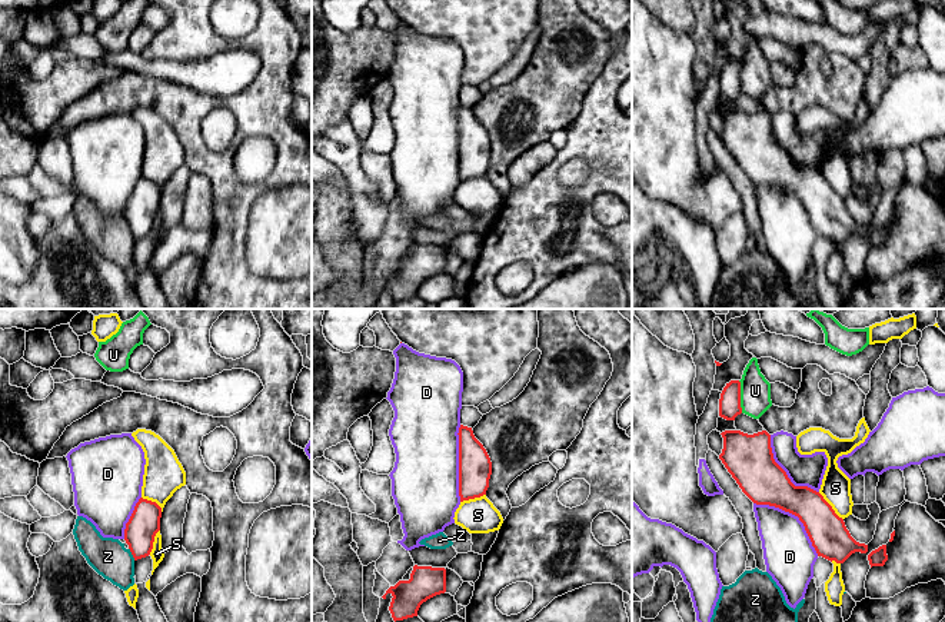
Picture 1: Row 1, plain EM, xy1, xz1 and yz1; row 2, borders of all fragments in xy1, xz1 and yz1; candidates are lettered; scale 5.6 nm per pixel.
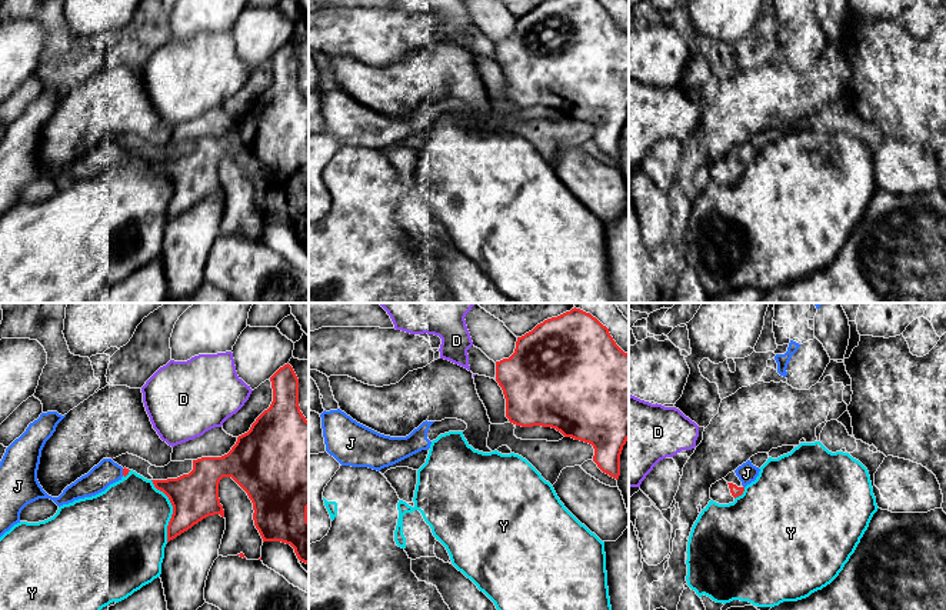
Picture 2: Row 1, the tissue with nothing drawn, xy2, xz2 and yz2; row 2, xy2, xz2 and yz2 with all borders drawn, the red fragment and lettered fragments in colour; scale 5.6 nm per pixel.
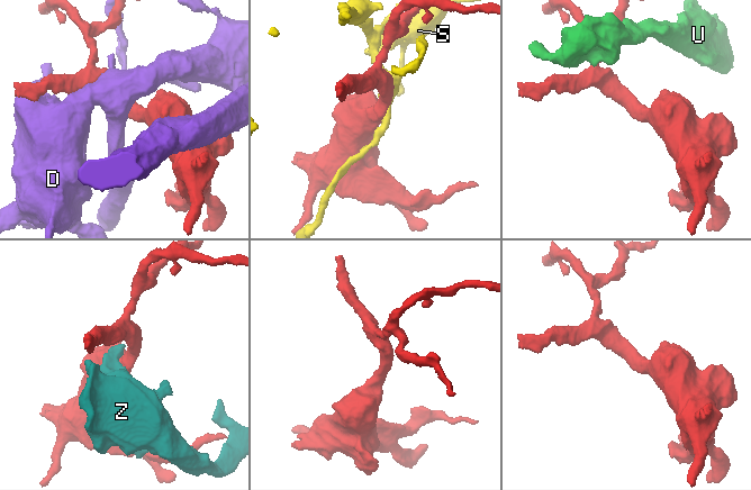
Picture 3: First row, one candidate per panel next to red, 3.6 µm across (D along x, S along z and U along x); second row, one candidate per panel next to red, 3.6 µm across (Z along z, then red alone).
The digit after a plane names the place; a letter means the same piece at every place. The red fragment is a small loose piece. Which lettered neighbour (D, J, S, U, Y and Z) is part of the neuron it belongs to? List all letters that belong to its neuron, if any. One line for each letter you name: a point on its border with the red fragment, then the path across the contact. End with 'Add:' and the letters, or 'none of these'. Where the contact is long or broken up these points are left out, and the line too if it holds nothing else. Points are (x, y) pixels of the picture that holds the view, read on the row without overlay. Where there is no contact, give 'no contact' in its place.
J: meets red in xy2 at (123, 152)
Add: J

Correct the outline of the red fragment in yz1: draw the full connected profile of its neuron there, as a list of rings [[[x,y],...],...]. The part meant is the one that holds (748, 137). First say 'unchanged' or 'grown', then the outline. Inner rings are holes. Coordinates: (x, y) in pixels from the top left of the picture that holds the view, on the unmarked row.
unchanged | [[[725,110],[719,139],[742,172],[756,184],[769,184],[799,197],[818,236],[843,243],[852,233],[868,232],[856,222],[823,176],[808,167],[795,166],[775,142],[771,114],[766,110],[748,114]]]

